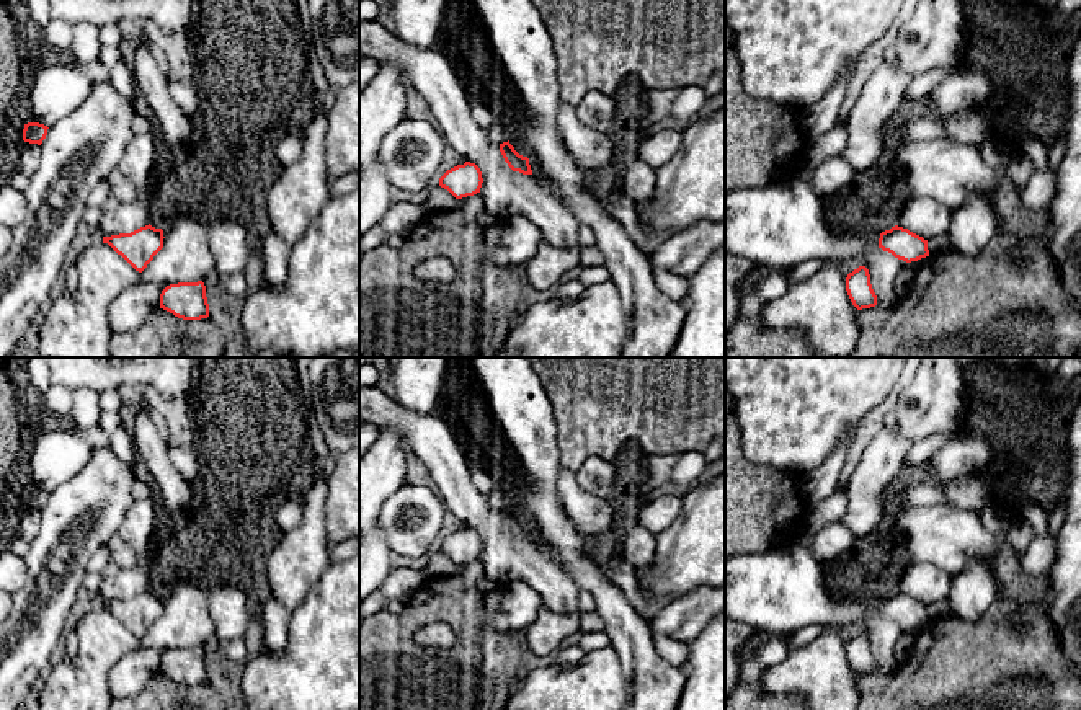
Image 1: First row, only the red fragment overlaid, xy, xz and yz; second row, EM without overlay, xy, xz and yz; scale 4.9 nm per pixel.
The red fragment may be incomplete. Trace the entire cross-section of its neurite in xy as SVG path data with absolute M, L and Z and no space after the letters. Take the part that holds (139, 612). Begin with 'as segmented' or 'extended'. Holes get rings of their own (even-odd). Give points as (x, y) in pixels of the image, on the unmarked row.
as segmented | M149 589L131 599L103 602L103 609L108 609L136 637L142 638L163 614L163 604L163 596Z

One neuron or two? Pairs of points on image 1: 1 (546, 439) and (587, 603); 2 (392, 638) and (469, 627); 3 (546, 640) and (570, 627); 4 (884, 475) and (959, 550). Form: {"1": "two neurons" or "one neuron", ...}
{"1": "two neurons", "2": "one neuron", "3": "one neuron", "4": "two neurons"}

